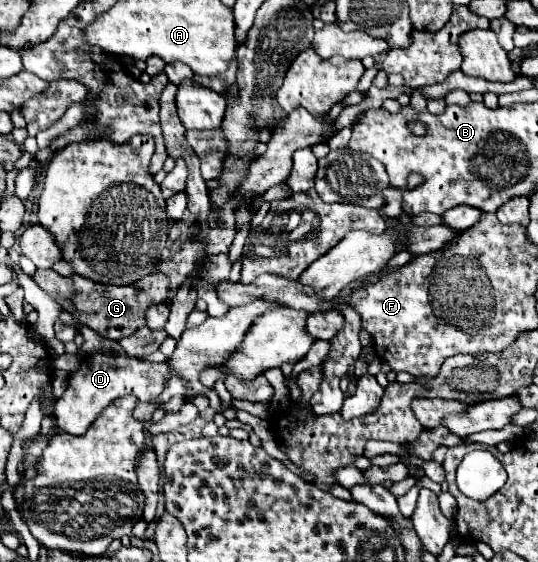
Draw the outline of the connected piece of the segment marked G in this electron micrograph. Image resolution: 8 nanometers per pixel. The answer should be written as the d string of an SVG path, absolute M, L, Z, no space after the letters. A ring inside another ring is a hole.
M37 269L31 277L35 285L39 285L49 297L53 297L65 311L69 311L79 323L91 327L101 337L119 341L121 337L133 335L139 327L147 325L145 313L149 307L159 305L165 301L169 289L167 277L159 271L139 279L139 283L131 285L115 285L115 287L103 287L103 283L91 283L91 279L83 279L81 275L61 277L53 269Z

